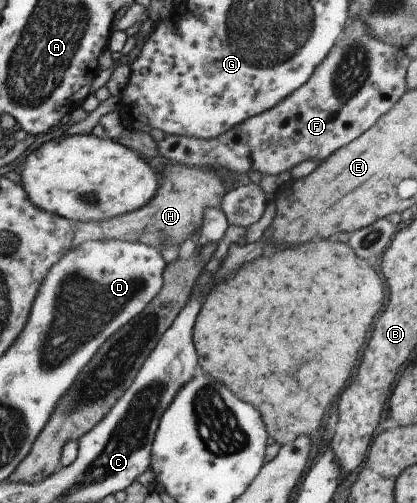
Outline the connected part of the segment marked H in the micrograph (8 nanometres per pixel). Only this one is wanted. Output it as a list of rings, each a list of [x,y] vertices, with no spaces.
[[[167,164],[159,172],[159,186],[155,190],[155,196],[151,196],[149,204],[129,214],[121,214],[121,216],[107,218],[101,222],[77,222],[73,228],[71,248],[91,238],[131,240],[131,242],[141,242],[153,248],[161,248],[163,244],[173,244],[173,246],[181,244],[199,230],[203,210],[217,208],[225,192],[227,190],[223,186],[223,180],[213,168],[191,168],[183,164]]]

